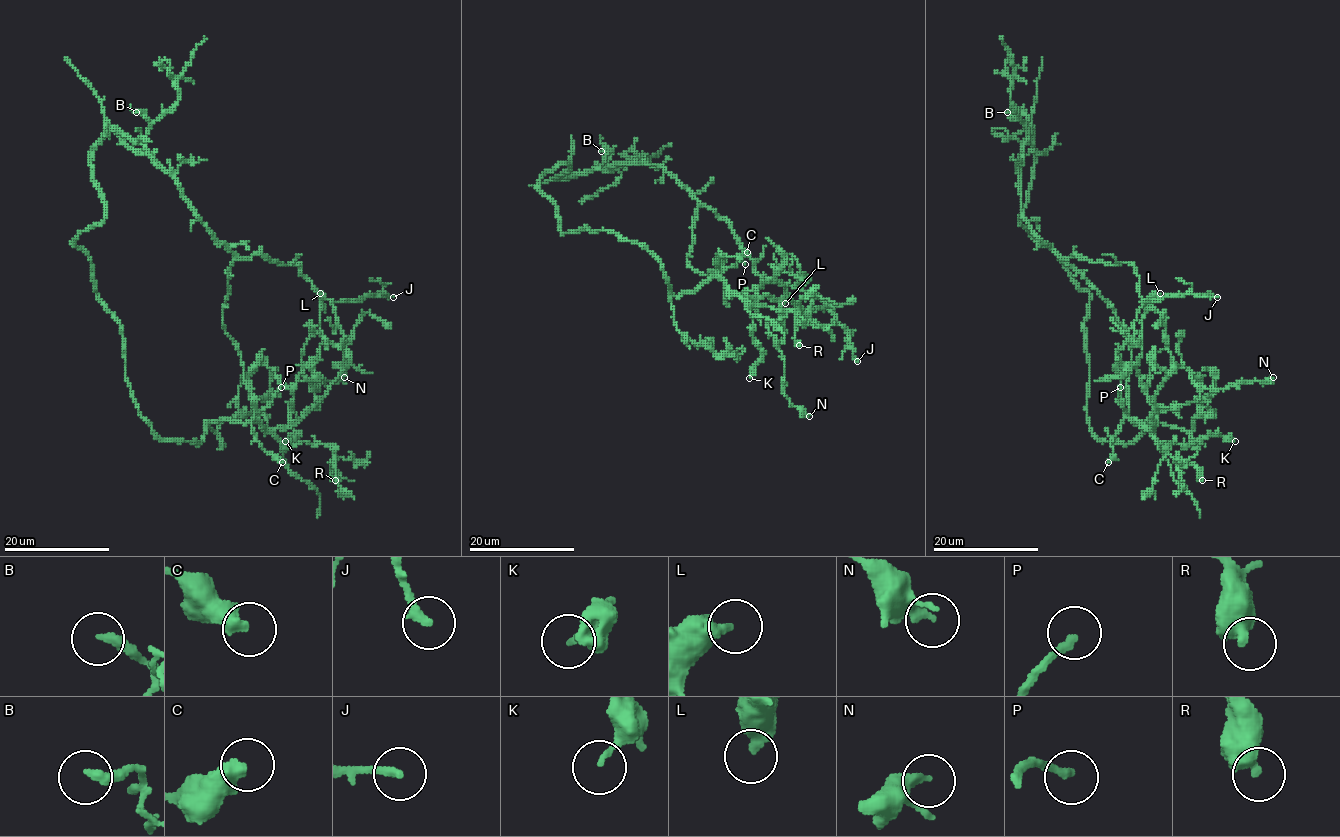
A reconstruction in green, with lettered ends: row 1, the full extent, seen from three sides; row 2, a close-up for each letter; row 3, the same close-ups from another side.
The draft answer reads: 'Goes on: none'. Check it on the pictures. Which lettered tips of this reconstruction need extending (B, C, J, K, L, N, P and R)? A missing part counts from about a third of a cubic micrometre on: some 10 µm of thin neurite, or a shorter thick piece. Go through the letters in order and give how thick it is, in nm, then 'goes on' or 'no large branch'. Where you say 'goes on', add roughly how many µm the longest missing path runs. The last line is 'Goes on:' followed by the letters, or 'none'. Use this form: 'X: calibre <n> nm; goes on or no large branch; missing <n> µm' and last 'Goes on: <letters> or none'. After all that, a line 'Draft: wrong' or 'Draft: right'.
B: calibre 280 nm; no large branch
C: calibre 500 nm; no large branch
J: calibre 240 nm; no large branch
K: calibre 150 nm; no large branch
L: calibre 440 nm; no large branch
N: calibre 280 nm; no large branch
P: calibre 240 nm; no large branch
R: calibre 500 nm; no large branch
Goes on: none
Draft: right

